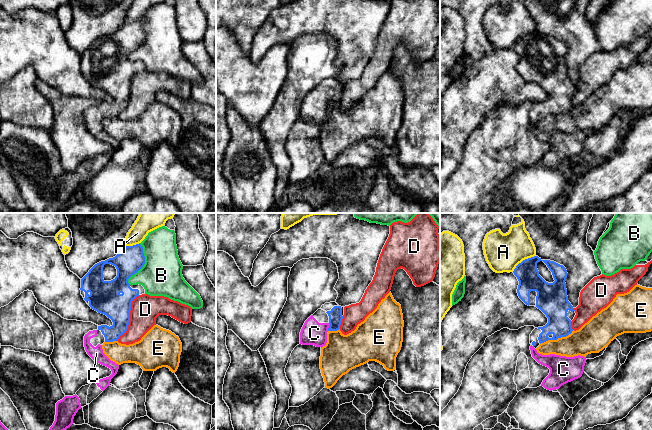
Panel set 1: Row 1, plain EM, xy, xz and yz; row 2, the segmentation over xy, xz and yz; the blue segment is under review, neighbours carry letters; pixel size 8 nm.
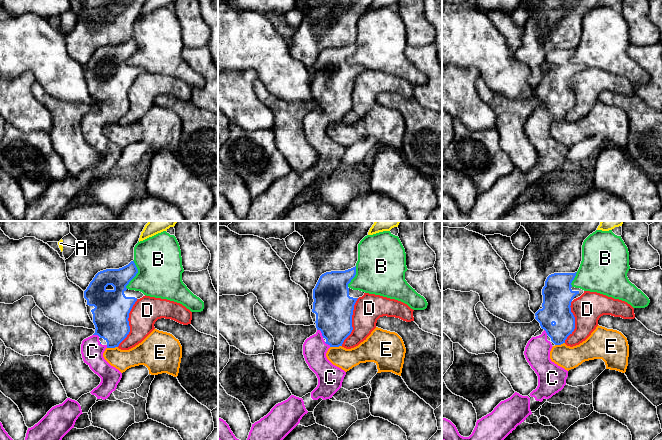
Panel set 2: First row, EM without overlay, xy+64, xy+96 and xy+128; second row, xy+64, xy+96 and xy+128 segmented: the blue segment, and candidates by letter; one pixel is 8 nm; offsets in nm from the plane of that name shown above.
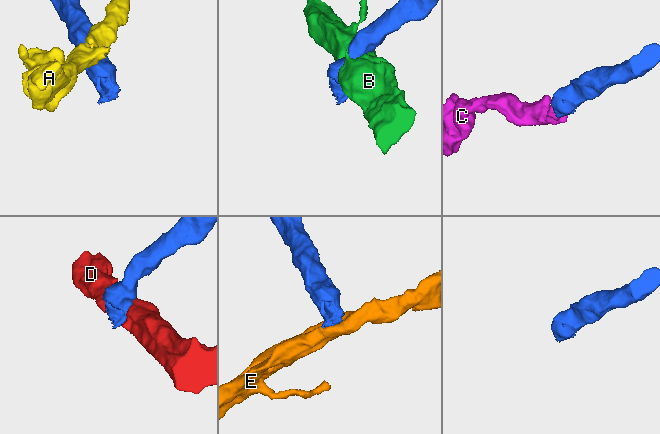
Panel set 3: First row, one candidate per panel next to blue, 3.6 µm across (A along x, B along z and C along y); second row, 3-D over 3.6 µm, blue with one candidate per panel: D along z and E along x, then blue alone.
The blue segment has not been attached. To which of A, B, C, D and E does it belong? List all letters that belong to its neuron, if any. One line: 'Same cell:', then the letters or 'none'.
Same cell: C

